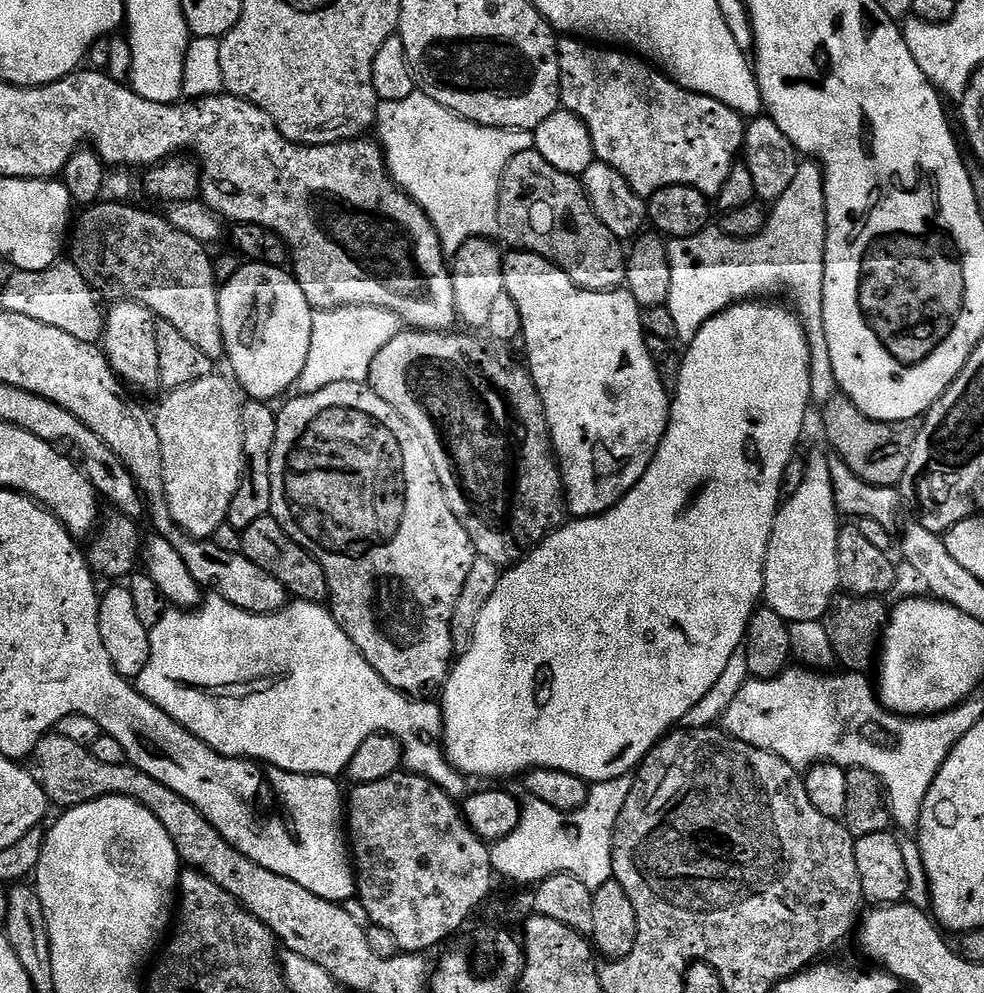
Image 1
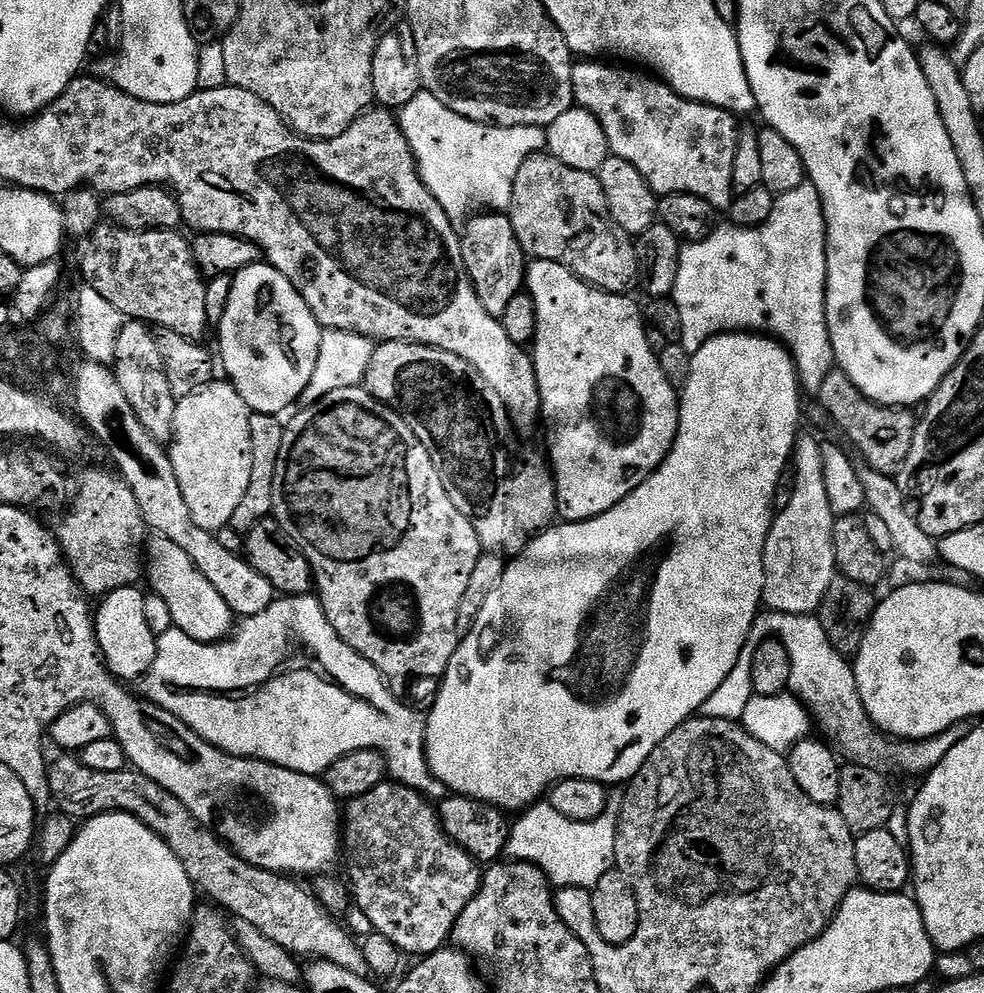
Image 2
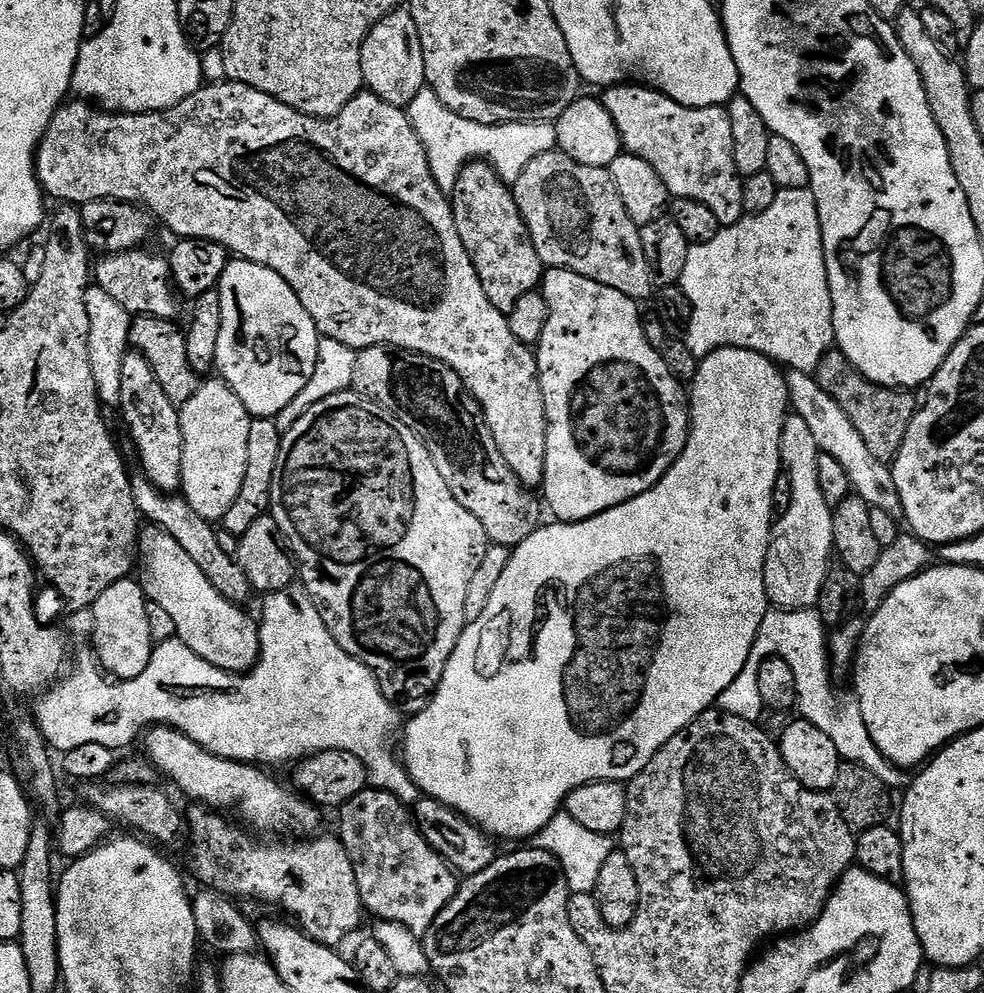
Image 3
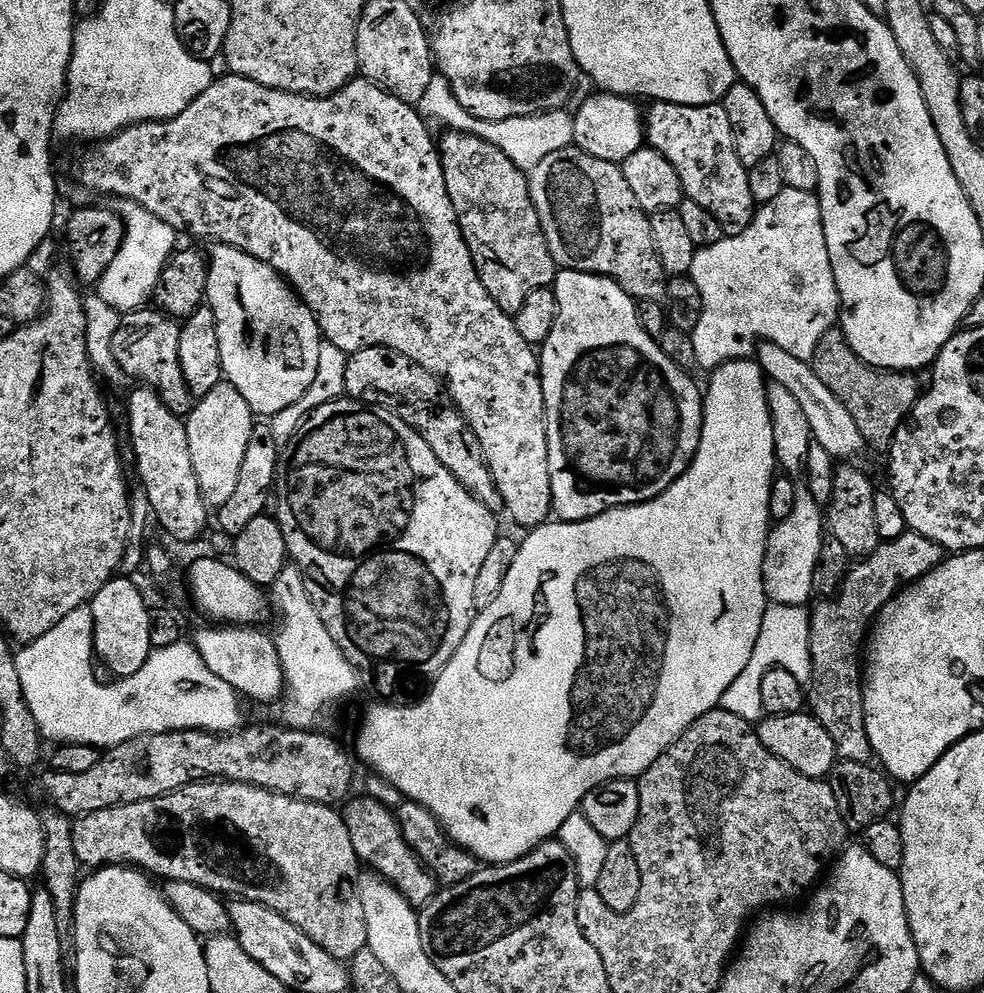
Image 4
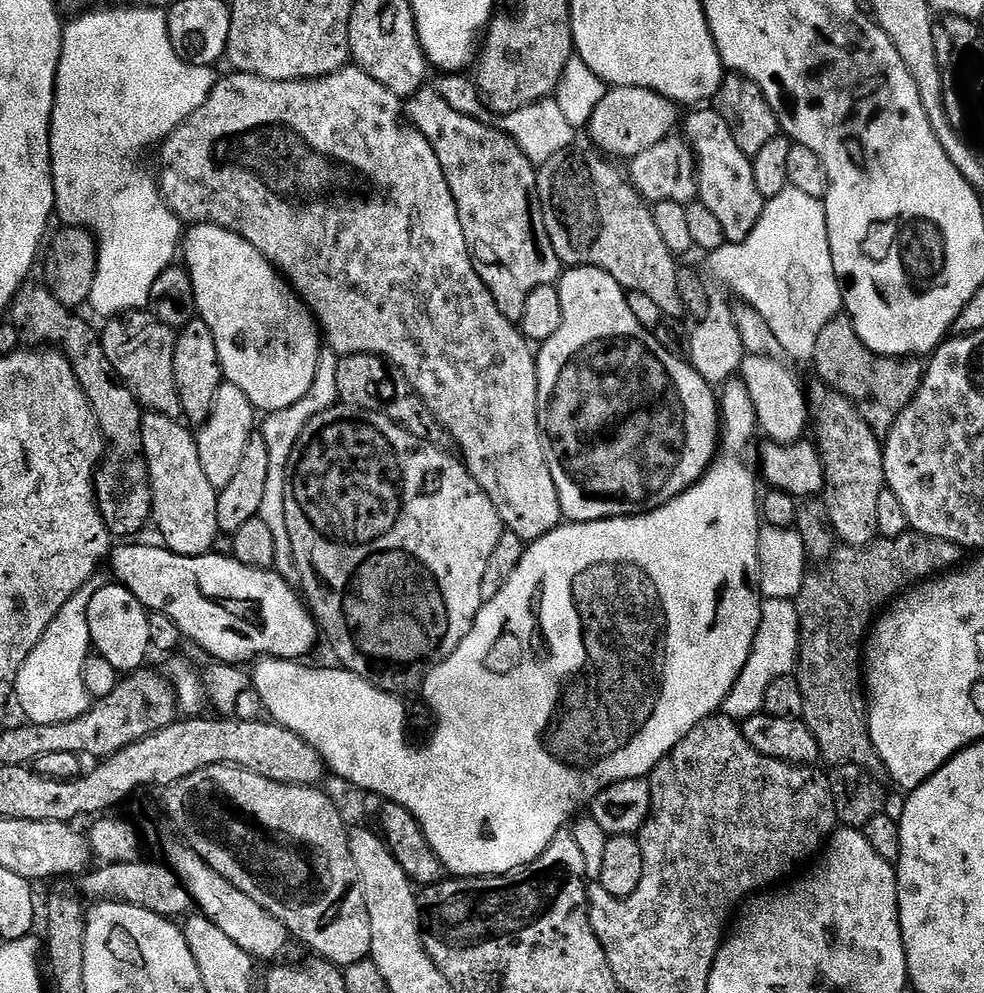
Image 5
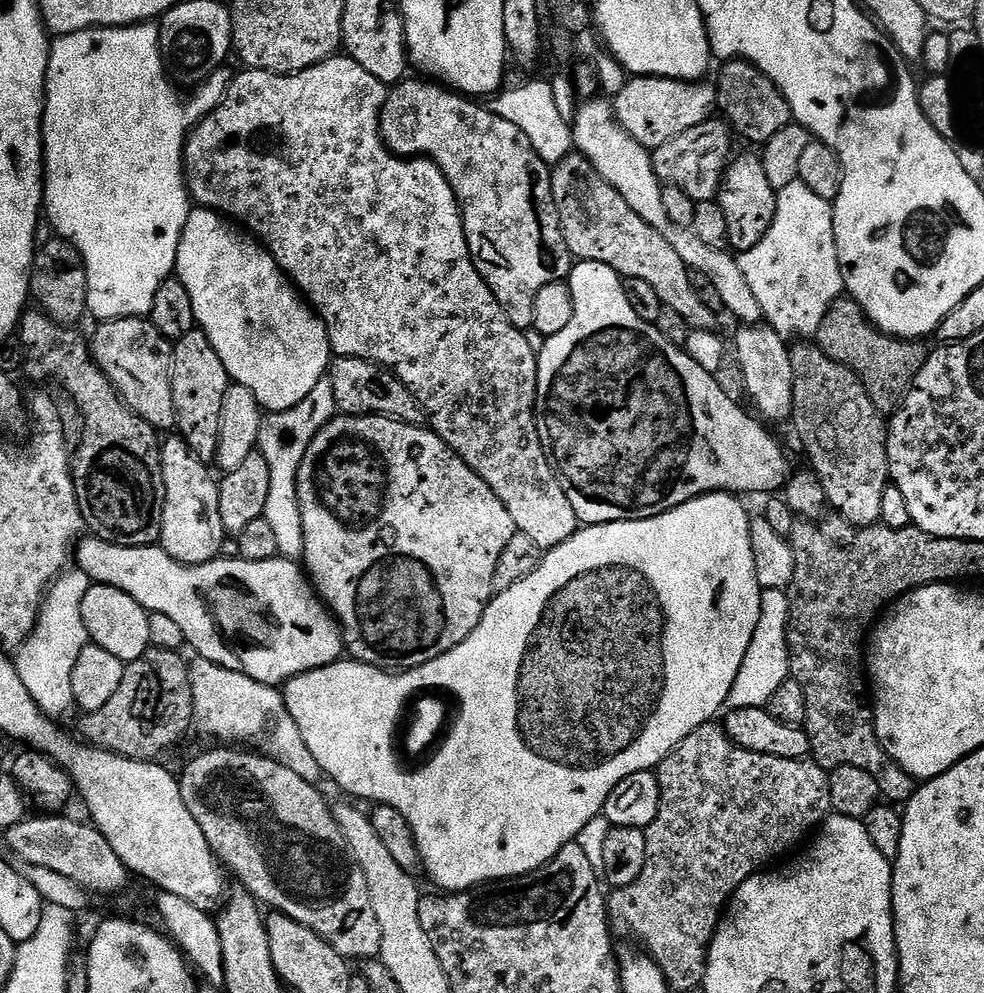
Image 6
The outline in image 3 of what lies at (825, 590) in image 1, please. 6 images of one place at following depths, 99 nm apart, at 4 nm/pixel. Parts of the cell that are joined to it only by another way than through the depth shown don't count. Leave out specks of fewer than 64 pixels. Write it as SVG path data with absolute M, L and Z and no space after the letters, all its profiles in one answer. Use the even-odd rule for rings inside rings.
M789 414L782 426L780 463L790 478L790 510L779 513L772 526L772 537L766 550L764 581L769 601L778 608L815 608L820 603L822 582L833 559L832 513L820 485L818 442L804 419Z

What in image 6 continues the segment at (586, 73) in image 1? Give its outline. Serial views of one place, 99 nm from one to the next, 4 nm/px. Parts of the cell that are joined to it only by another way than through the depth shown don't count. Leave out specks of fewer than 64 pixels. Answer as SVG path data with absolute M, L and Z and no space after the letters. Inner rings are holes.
M744 152L728 165L724 174L724 183L720 185L718 203L722 214L726 214L726 230L728 231L728 248L733 253L749 252L770 230L776 213L777 189L770 186L770 178L766 178L763 159L752 152Z

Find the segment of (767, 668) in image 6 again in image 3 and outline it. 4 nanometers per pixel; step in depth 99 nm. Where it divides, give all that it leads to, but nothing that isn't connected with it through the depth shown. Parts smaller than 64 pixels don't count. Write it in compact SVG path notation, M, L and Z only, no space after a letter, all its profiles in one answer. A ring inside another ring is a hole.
M773 607L762 618L762 626L758 630L758 638L754 642L754 650L738 678L722 690L718 701L719 711L734 714L734 718L746 718L759 721L760 715L766 712L762 698L758 694L758 670L764 660L772 656L790 662L790 670L794 670L794 682L798 682L798 712L818 730L830 734L834 746L838 746L841 761L849 764L866 766L888 789L907 789L910 776L905 769L895 767L874 746L874 738L870 738L870 730L866 730L866 722L862 718L860 703L854 698L840 701L836 688L832 685L833 673L830 671L828 658L828 637L826 625L819 607L815 608L778 608Z

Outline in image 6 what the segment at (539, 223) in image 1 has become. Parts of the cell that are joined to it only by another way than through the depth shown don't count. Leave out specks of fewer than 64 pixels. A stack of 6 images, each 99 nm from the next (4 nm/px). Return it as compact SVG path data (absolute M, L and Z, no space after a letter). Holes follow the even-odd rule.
M573 154L562 158L562 162L554 165L552 168L552 193L554 202L558 206L566 246L577 261L602 262L616 271L621 278L642 278L642 282L647 282L657 292L658 298L664 303L664 306L680 314L692 330L713 331L714 314L710 310L710 306L706 306L706 302L702 302L702 298L698 298L694 286L690 286L688 277L690 270L682 262L682 258L678 258L674 246L670 246L670 242L666 242L666 238L662 238L662 234L658 234L658 230L654 230L654 226L650 226L645 220L638 218L638 214L634 214L634 210L630 210L626 198L622 198L622 194L618 194L618 190L614 190L614 186L610 186L610 182L606 182L592 169L585 156Z

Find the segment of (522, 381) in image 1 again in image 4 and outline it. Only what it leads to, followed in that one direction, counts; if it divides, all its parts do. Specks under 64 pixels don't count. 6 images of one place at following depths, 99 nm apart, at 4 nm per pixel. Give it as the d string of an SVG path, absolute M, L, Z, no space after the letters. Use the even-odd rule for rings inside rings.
M389 348L358 350L348 357L344 396L375 408L385 408L402 418L402 422L413 428L432 447L434 454L438 454L438 462L442 462L442 466L446 466L446 470L450 470L450 474L454 474L478 502L493 510L501 507L498 486L490 474L474 430L452 403L445 385L430 374L430 370L418 366L418 362L406 358L406 354L398 354Z

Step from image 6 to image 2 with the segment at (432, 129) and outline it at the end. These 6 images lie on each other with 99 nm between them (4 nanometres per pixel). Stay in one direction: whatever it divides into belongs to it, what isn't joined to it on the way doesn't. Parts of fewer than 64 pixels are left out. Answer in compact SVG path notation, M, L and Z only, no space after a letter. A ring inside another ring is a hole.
M488 210L480 215L484 216L473 215L463 225L460 238L462 262L482 306L486 306L490 315L499 318L510 303L510 298L514 298L525 287L526 253L507 215L496 210Z

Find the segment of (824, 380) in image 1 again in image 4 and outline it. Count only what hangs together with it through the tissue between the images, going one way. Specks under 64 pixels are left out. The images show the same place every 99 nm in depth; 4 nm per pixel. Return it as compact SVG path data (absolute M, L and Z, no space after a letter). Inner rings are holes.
M784 188L774 202L763 205L756 217L737 236L725 236L714 246L699 249L690 273L702 294L702 318L691 333L701 369L715 370L731 360L747 360L761 342L777 344L794 358L811 361L822 334L837 327L840 295L830 266L826 234L822 226L820 198L816 192Z

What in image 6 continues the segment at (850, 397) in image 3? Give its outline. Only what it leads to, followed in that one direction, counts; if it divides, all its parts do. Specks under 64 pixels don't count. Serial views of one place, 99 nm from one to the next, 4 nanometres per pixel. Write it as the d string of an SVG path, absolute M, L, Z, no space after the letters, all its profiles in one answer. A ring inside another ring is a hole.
M841 298L832 303L826 310L826 318L822 318L822 326L818 326L814 340L826 355L834 358L834 362L846 366L860 377L866 394L870 394L870 402L874 402L882 414L895 413L899 408L914 378L918 378L918 370L926 366L930 351L923 339L901 340L899 336L887 336L851 298Z

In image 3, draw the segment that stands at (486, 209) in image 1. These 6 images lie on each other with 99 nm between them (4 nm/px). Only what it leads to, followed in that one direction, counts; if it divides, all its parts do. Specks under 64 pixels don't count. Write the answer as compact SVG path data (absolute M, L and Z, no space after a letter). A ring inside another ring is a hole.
M424 87L410 102L406 109L410 122L426 150L426 158L430 162L430 170L445 194L451 193L458 174L467 164L477 158L483 158L495 168L496 173L511 186L517 178L538 158L538 154L546 154L557 147L555 123L547 120L531 120L516 124L479 124L470 122L454 110L450 110L434 94L434 90Z

